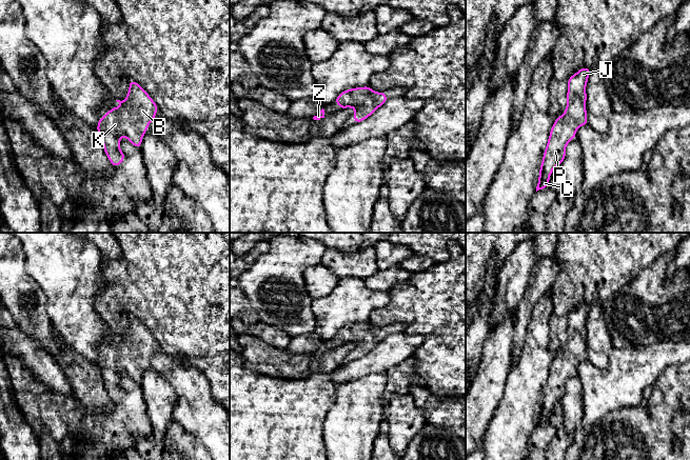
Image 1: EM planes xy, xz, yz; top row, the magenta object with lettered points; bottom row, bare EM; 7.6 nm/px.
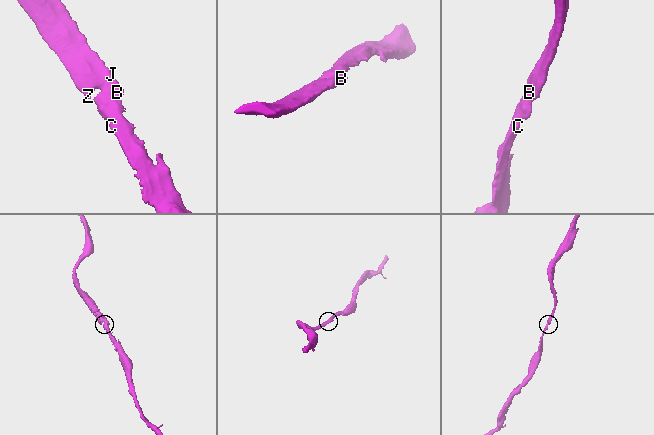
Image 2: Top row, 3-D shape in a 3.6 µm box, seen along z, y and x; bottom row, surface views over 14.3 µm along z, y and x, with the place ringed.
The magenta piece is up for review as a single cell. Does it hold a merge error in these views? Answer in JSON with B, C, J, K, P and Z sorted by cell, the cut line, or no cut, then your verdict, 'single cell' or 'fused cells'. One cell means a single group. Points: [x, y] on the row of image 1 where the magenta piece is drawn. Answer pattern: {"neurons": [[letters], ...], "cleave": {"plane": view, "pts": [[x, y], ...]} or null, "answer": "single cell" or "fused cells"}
{"neurons": [["B", "C", "J", "K", "P", "Z"]], "cleave": null, "answer": "single cell"}

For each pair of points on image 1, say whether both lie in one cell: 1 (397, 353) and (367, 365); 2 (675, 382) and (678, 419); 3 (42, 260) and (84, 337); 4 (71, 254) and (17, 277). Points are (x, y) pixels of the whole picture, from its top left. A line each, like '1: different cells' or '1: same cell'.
1: same cell
2: different cells
3: same cell
4: different cells

